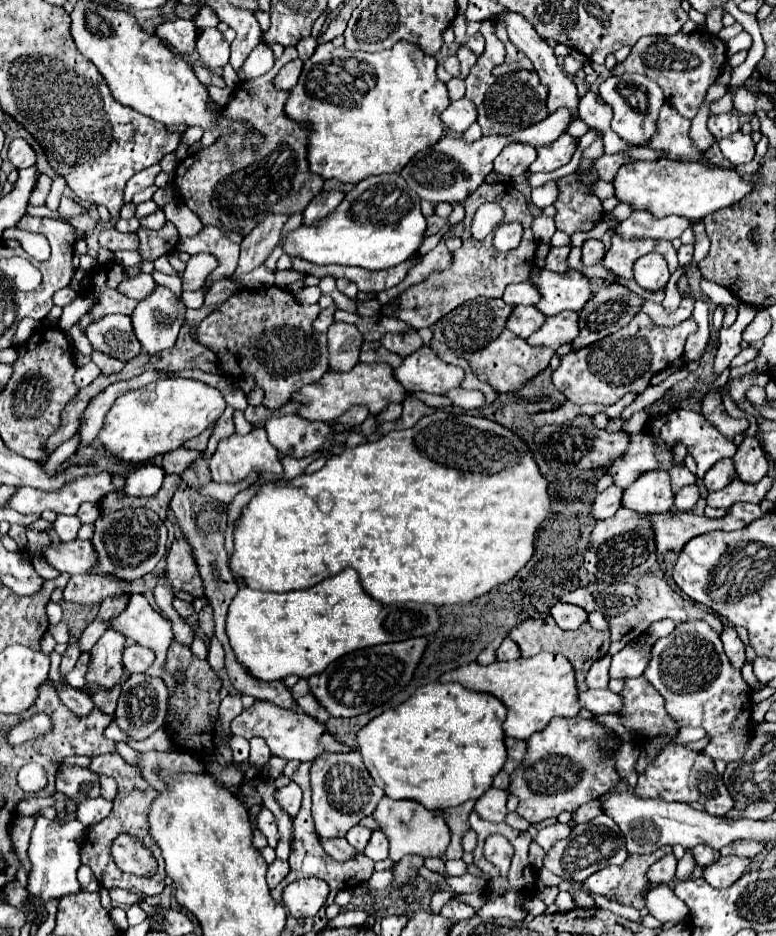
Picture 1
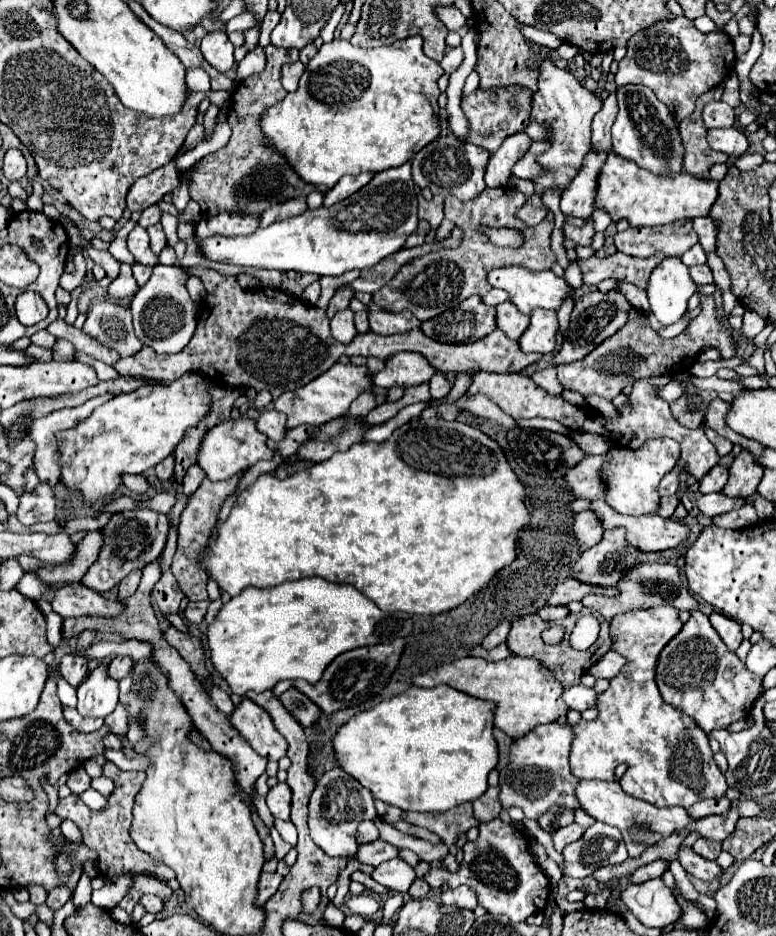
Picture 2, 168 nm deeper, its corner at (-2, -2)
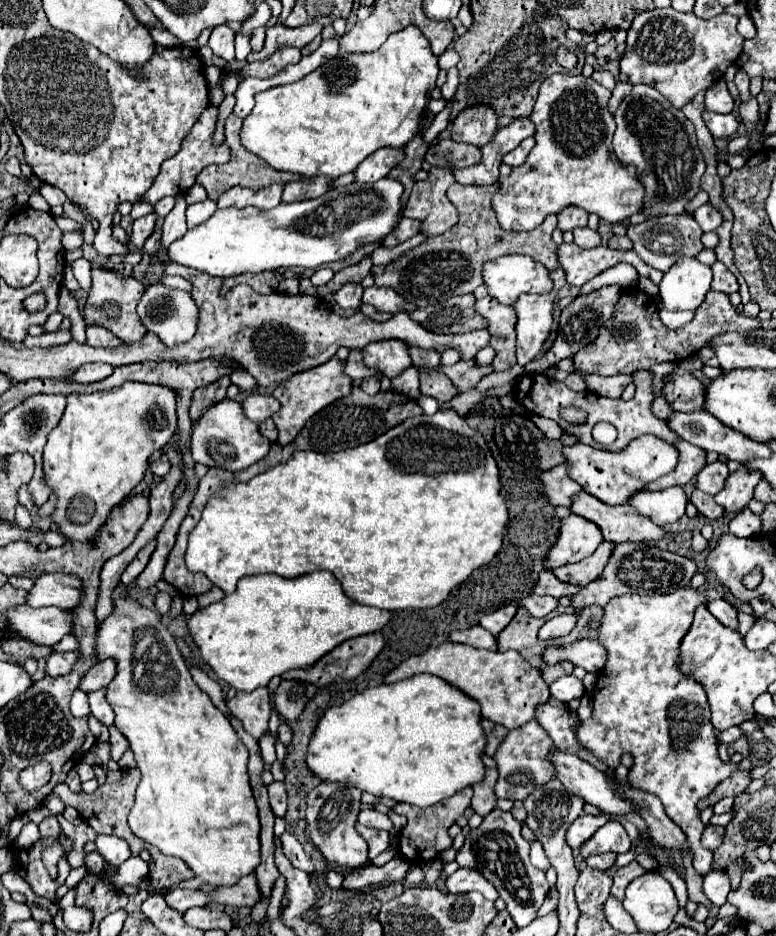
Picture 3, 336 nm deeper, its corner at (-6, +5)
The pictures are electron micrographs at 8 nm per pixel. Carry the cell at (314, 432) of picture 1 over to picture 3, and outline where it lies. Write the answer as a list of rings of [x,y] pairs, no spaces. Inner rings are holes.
[[[265,392],[249,394],[241,402],[241,406],[243,406],[243,414],[253,422],[263,422],[279,410],[279,402],[271,394],[265,394]]]

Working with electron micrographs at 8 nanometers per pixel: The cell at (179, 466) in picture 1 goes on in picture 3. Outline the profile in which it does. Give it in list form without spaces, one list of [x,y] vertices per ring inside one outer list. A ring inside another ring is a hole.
[[[163,454],[159,460],[153,460],[153,462],[149,464],[149,468],[151,468],[151,472],[153,472],[155,476],[165,476],[165,474],[171,470],[171,464],[169,464],[167,456]]]

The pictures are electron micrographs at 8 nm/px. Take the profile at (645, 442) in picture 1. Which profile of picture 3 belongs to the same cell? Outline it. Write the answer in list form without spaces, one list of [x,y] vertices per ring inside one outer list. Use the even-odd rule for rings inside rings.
[[[559,464],[547,472],[543,472],[539,476],[543,488],[543,496],[547,498],[549,504],[553,506],[567,506],[571,502],[571,496],[575,496],[575,492],[581,492],[579,484],[575,484],[569,476],[567,476],[567,466]]]

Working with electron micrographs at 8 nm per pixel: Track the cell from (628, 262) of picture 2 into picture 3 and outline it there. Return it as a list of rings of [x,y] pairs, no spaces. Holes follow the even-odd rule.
[[[561,244],[557,248],[557,262],[559,268],[565,270],[565,278],[567,284],[571,286],[583,286],[585,282],[589,282],[591,278],[595,278],[597,274],[601,274],[603,270],[619,264],[619,262],[627,262],[631,264],[639,276],[651,278],[655,284],[659,284],[661,280],[661,272],[655,272],[655,268],[647,268],[647,264],[643,264],[643,260],[639,260],[639,256],[629,250],[613,250],[607,246],[597,246],[591,250],[579,248],[577,244]]]

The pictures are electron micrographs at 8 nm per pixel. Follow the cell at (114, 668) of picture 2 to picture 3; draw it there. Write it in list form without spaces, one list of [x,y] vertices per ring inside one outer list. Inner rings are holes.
[[[103,660],[99,664],[95,664],[83,678],[79,684],[79,690],[83,690],[85,694],[95,692],[105,688],[115,676],[115,662],[113,660]]]

